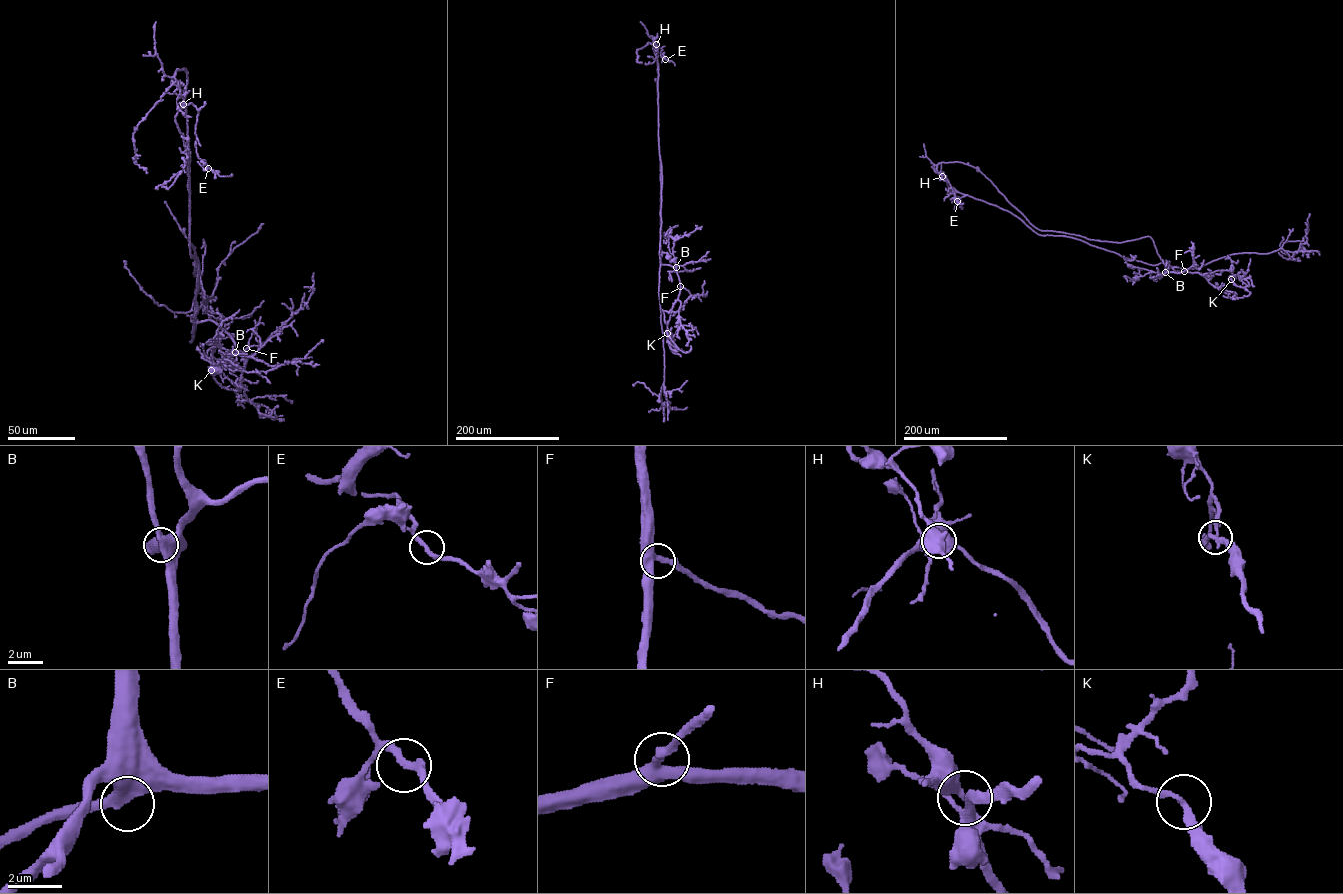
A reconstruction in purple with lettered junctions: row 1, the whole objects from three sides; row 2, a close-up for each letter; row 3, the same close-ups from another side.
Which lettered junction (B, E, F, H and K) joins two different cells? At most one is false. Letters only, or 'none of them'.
none of them

